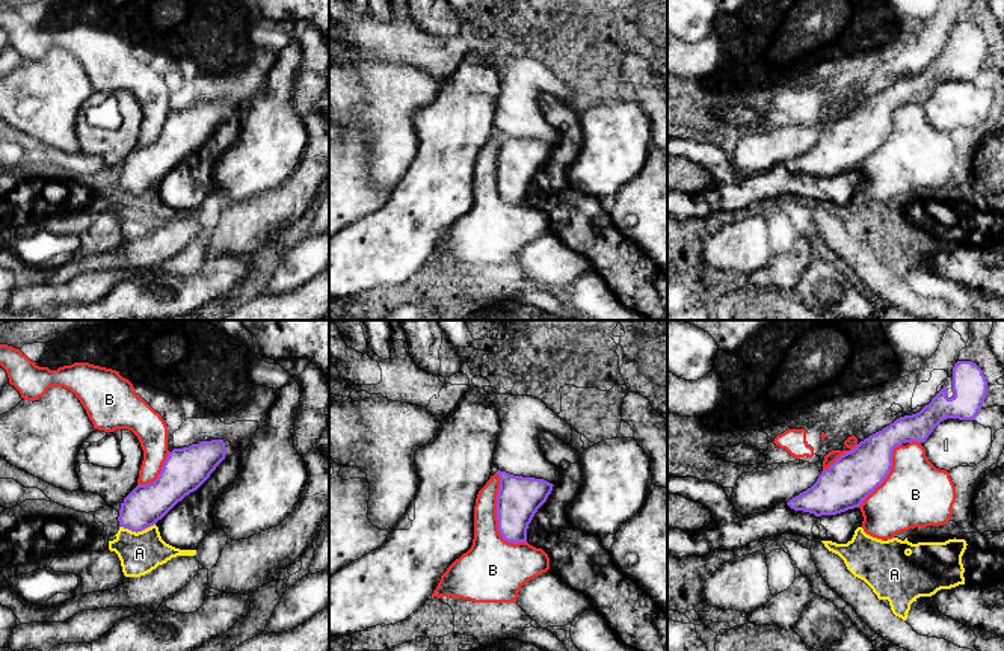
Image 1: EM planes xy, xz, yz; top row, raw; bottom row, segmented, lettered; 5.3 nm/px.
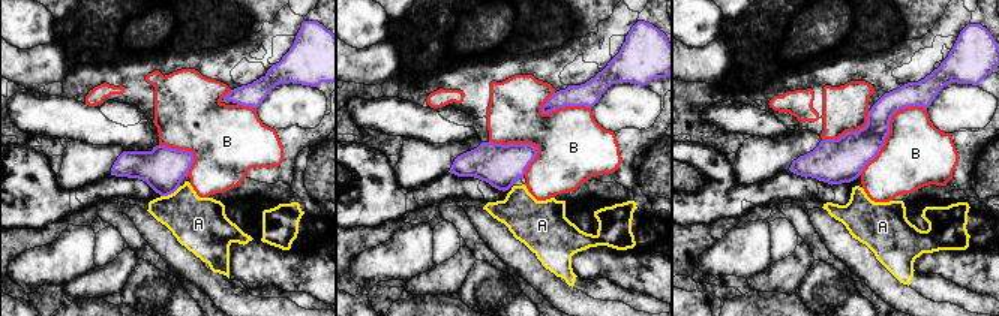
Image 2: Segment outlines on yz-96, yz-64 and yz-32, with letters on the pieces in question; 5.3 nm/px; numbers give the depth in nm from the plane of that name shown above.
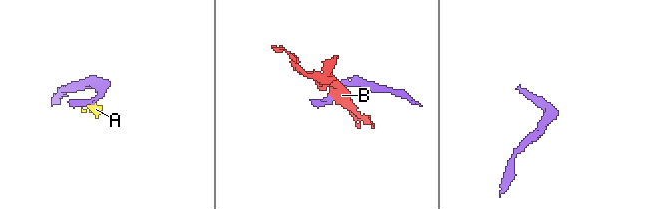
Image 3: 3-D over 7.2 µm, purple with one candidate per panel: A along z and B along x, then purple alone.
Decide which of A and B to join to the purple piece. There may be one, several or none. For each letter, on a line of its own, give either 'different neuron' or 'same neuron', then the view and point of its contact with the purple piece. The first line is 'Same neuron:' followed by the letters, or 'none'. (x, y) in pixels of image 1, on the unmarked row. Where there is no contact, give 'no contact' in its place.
Same neuron: none
A: different neuron; contact xy (136, 194)
B: different neuron; contact xz (497, 178)

